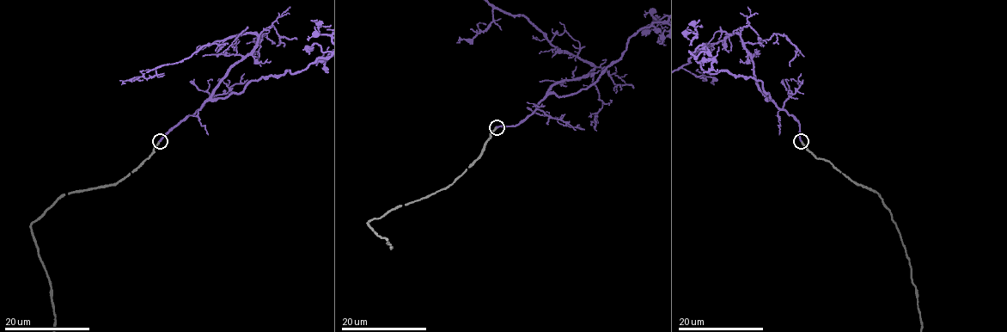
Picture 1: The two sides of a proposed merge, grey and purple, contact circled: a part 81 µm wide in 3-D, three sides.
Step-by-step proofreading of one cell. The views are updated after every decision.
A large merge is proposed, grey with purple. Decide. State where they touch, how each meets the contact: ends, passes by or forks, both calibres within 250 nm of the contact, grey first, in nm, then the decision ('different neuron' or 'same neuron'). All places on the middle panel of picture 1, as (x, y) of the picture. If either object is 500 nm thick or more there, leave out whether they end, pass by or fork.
at (497, 127); grey ends there; purple ends there; 240 nm thick on the grey side, 280 nm on the other; same neuron

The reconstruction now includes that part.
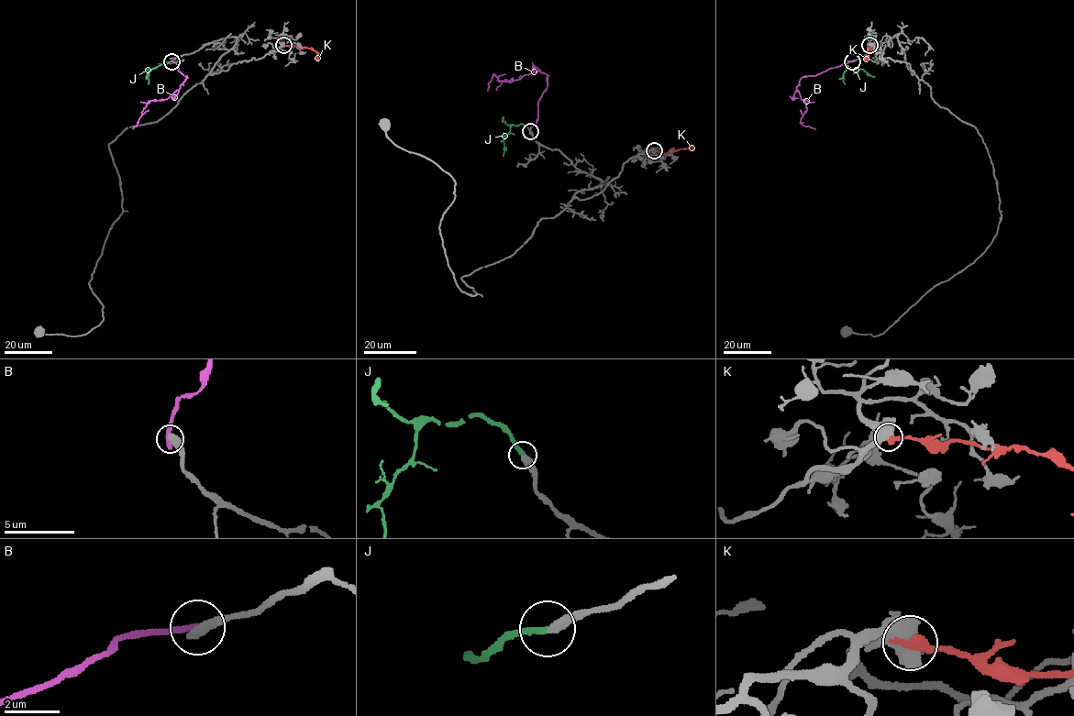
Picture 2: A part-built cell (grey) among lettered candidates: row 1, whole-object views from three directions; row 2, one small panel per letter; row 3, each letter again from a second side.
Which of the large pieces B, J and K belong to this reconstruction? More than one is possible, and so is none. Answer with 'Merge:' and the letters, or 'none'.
Merge: J

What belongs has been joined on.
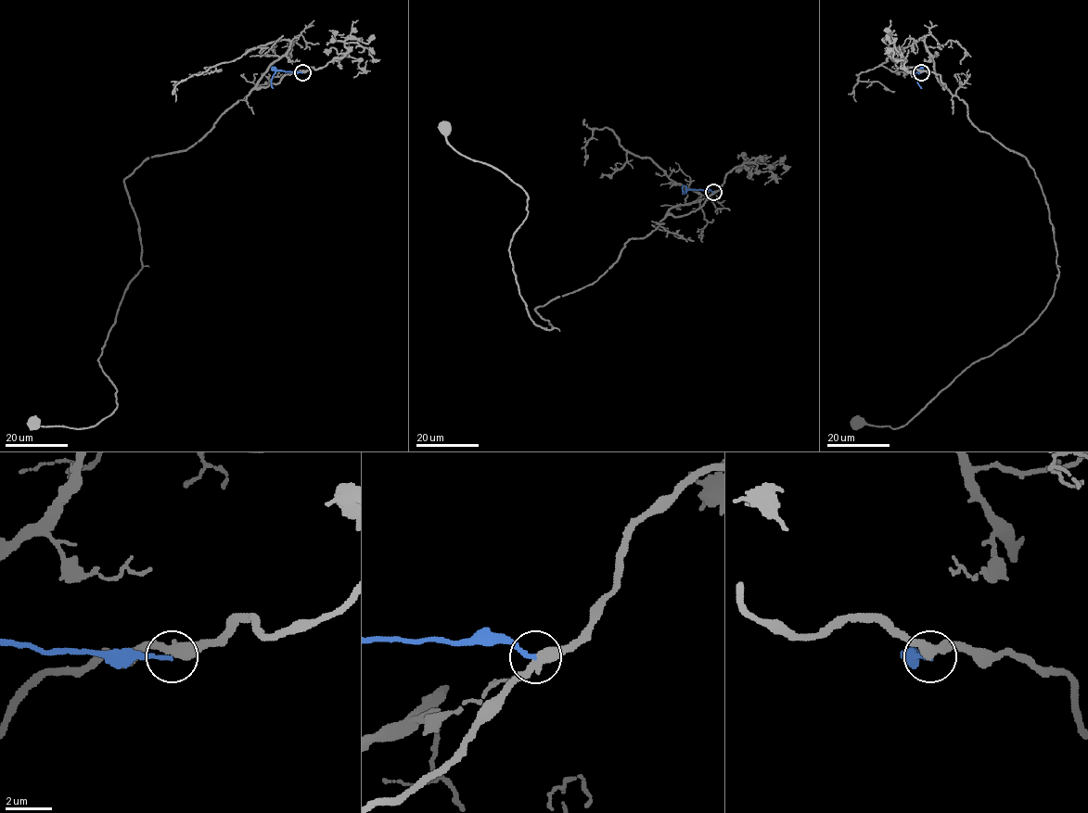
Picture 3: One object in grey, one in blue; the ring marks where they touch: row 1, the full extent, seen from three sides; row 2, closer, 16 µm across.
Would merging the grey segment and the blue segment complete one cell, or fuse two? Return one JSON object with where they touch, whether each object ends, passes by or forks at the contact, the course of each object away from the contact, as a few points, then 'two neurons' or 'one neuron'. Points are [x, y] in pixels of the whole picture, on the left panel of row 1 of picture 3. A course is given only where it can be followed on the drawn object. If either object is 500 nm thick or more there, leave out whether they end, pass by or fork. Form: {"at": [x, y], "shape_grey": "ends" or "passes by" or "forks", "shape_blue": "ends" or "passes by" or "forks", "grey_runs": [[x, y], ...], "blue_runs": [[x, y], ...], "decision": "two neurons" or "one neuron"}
{"at": [302, 72], "shape_grey": "passes by", "shape_blue": "ends", "grey_runs": [[302, 71], [123, 181], [142, 268], [98, 361], [117, 408], [88, 427], [32, 421]], "blue_runs": [[302, 72], [276, 69], [272, 78], [273, 88]], "decision": "two neurons"}

